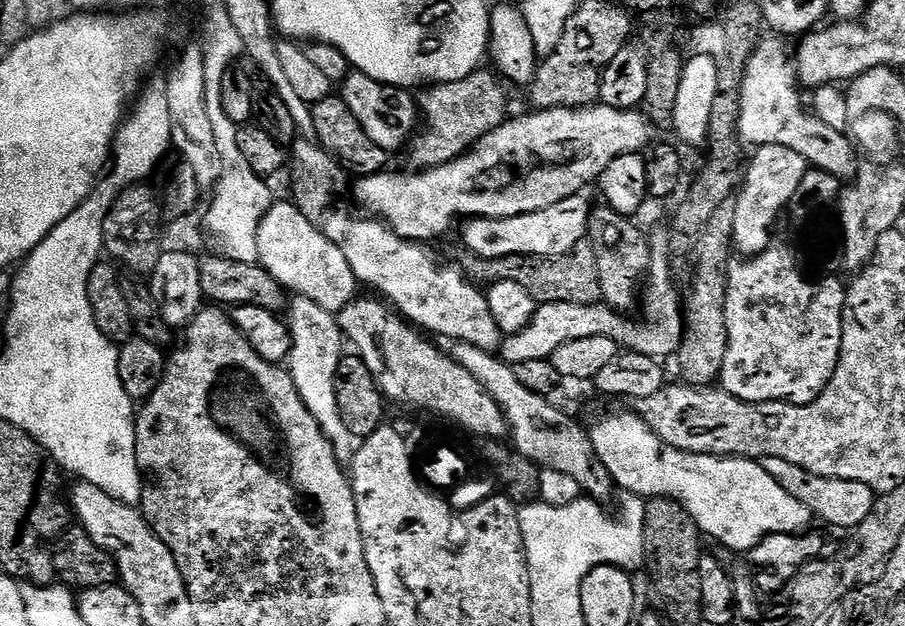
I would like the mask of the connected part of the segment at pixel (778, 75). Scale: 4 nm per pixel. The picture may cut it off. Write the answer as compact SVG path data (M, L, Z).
M761 39L750 62L744 67L738 129L741 141L748 146L786 146L786 150L802 154L802 158L813 169L832 174L841 182L851 181L858 171L856 145L845 133L826 126L826 122L819 120L800 103L802 88L797 81L793 53L788 53L783 39L772 39L776 40Z

